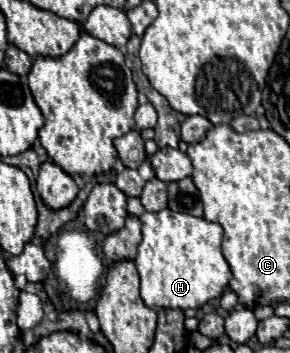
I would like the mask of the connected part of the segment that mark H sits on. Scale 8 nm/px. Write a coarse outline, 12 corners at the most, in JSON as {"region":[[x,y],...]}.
{"region":[[144,212],[148,308],[198,308],[232,278],[222,226]]}

